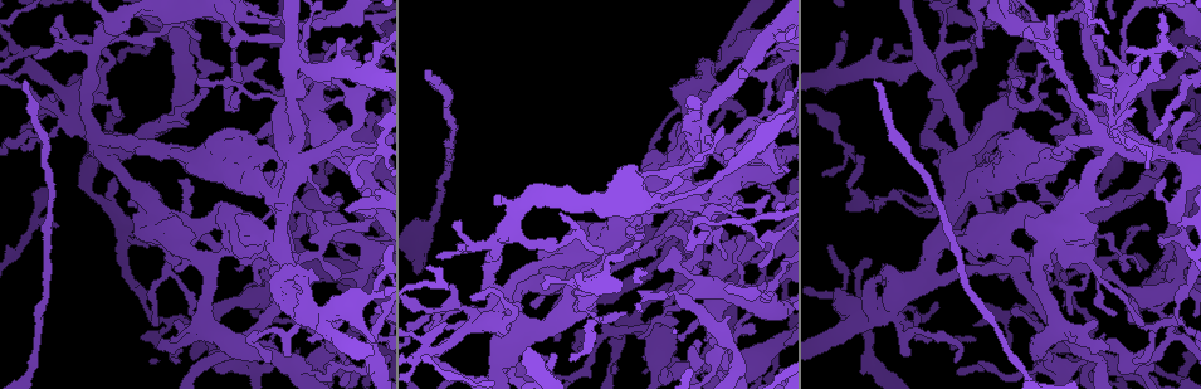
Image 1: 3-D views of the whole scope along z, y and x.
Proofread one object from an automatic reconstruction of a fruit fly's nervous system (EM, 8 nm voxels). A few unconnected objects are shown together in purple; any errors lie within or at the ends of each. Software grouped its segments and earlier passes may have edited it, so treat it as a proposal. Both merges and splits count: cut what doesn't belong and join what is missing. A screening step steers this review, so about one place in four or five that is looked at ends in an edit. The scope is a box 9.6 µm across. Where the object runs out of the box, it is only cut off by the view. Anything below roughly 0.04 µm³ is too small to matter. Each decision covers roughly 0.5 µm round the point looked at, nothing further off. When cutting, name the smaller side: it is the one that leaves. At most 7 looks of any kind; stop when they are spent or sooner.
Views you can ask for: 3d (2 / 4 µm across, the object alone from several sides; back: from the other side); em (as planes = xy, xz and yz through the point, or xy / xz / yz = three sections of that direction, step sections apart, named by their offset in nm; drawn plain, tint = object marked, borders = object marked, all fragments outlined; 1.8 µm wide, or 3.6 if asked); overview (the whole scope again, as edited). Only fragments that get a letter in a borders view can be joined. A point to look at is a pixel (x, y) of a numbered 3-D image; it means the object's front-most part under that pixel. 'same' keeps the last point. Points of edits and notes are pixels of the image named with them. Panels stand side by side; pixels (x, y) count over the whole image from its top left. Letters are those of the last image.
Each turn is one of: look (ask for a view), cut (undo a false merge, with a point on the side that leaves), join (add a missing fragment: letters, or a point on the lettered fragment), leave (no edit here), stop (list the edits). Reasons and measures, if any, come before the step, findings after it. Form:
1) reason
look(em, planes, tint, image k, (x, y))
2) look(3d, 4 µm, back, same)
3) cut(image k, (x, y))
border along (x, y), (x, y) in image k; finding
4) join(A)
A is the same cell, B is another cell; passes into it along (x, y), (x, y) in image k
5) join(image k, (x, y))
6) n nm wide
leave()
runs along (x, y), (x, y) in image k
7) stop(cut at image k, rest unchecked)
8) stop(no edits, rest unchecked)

free end
look(3d, 2 µm, image 1, (27, 82))

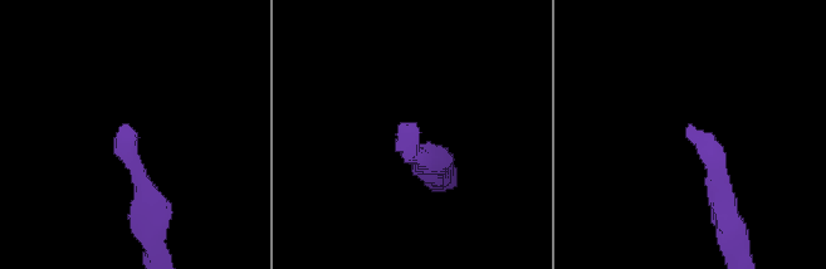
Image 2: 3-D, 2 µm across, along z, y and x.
look(em, 3.6 µm, planes, borders, image 2, (126, 129))

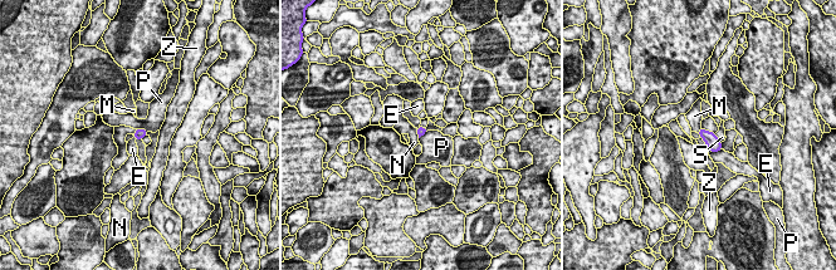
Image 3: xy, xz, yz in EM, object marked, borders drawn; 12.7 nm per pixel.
120 nm wide; P touches over 190 nm
join(M)
M is the same cell, E, N, P, S and Z are other cells; the cell continues

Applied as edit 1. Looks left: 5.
see it whole again
look(overview)

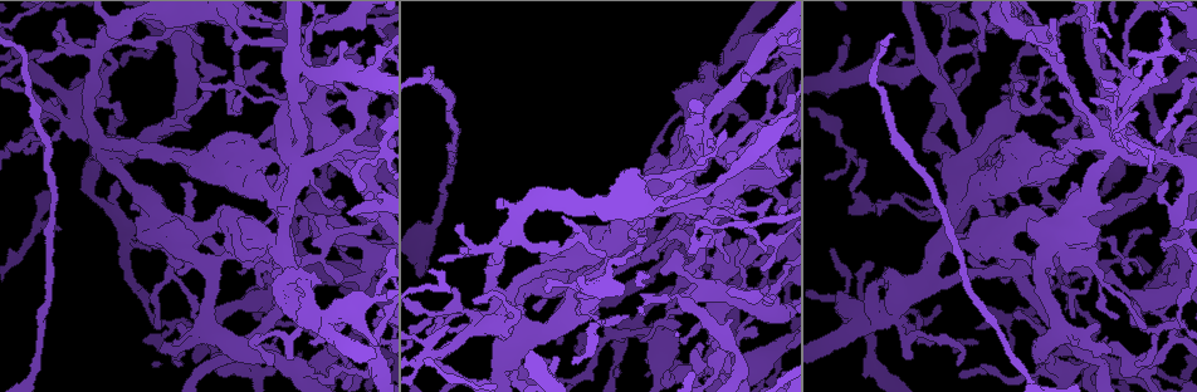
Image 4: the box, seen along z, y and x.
branch stops here
look(em, planes, plain, image 4, (1112, 349))

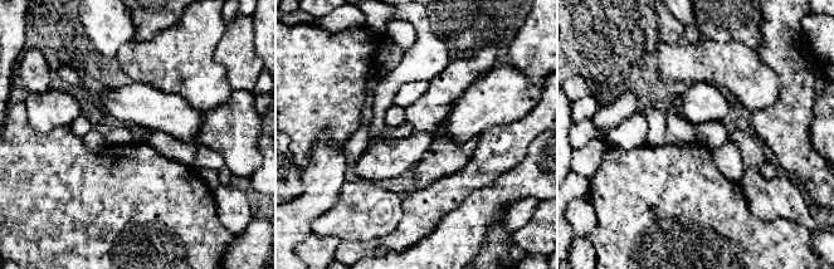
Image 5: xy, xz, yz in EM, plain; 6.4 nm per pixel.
what lies round it
look(em, planes, borders, same)

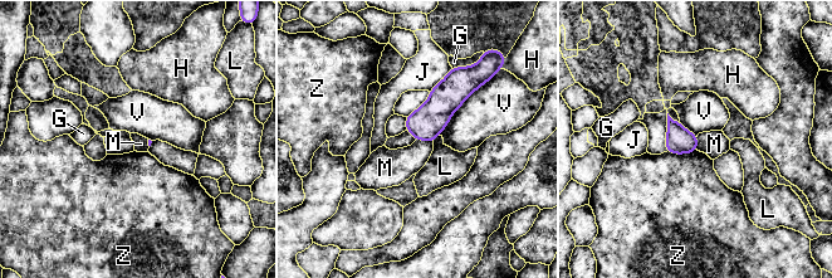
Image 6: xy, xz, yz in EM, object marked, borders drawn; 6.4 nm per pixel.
leave()
G, H, J, L, M, V and Z are other cells; border along (416, 138), (432, 142) in image 6; none of them fits

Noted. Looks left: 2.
sharp bend
look(em, 3.6 µm, planes, tint, image 4, (662, 370))

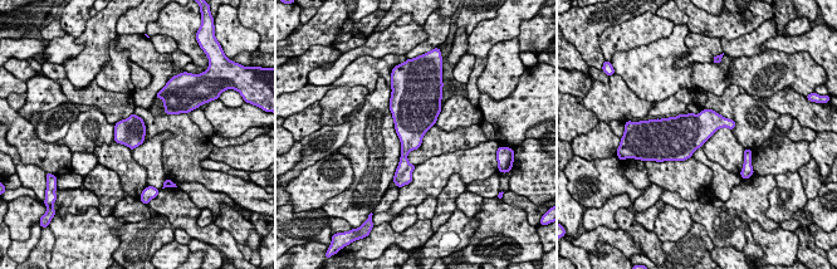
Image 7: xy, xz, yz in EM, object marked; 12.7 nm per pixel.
look(em, 3.6 µm, planes, borders, same)

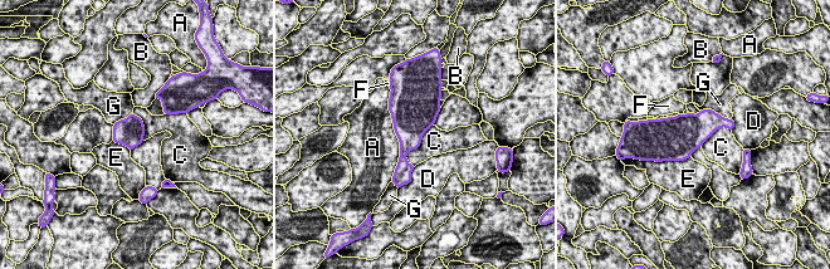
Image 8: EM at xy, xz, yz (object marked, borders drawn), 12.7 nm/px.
360 nm wide
leave()
A, B, C, D, E, F and G are other cells; continuous, no second cell

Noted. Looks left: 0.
stop(join at image 3, rest unchecked)

